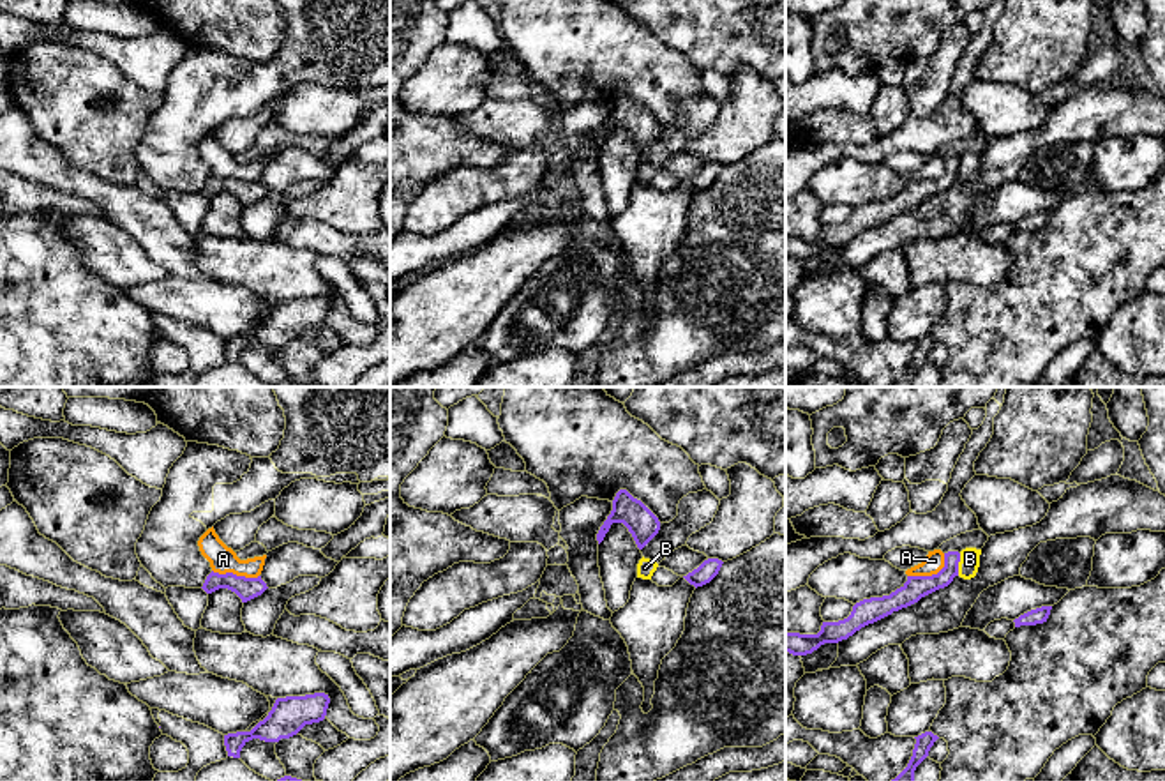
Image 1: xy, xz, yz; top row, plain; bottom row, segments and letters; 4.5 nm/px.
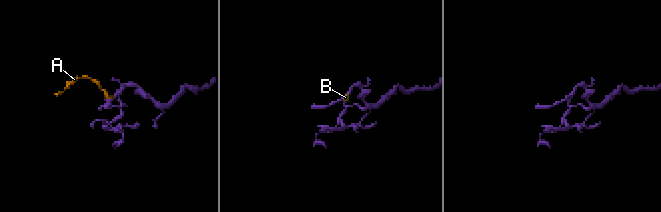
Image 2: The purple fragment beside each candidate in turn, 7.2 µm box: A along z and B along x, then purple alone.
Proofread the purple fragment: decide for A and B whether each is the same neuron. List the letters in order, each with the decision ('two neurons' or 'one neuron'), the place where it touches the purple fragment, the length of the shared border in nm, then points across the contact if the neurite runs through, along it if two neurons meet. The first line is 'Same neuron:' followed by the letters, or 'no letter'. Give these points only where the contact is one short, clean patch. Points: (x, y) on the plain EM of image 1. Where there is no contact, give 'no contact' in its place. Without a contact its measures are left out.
Same neuron: no letter
A: two neurons | yz (932, 179) | 200 nm | along yz (945, 158), (945, 168), (936, 177), (908, 181)
B: two neurons | yz (957, 168) | 110 nm | along yz (961, 158), (957, 179)

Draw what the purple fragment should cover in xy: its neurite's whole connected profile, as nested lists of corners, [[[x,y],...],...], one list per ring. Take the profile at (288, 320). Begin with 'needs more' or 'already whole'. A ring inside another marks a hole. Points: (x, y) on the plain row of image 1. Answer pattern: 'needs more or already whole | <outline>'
already whole | [[[325,297],[277,302],[268,320],[251,336],[224,339],[228,360],[240,362],[242,352],[252,343],[279,346],[297,339],[305,329],[323,325],[328,307],[330,302]]]

